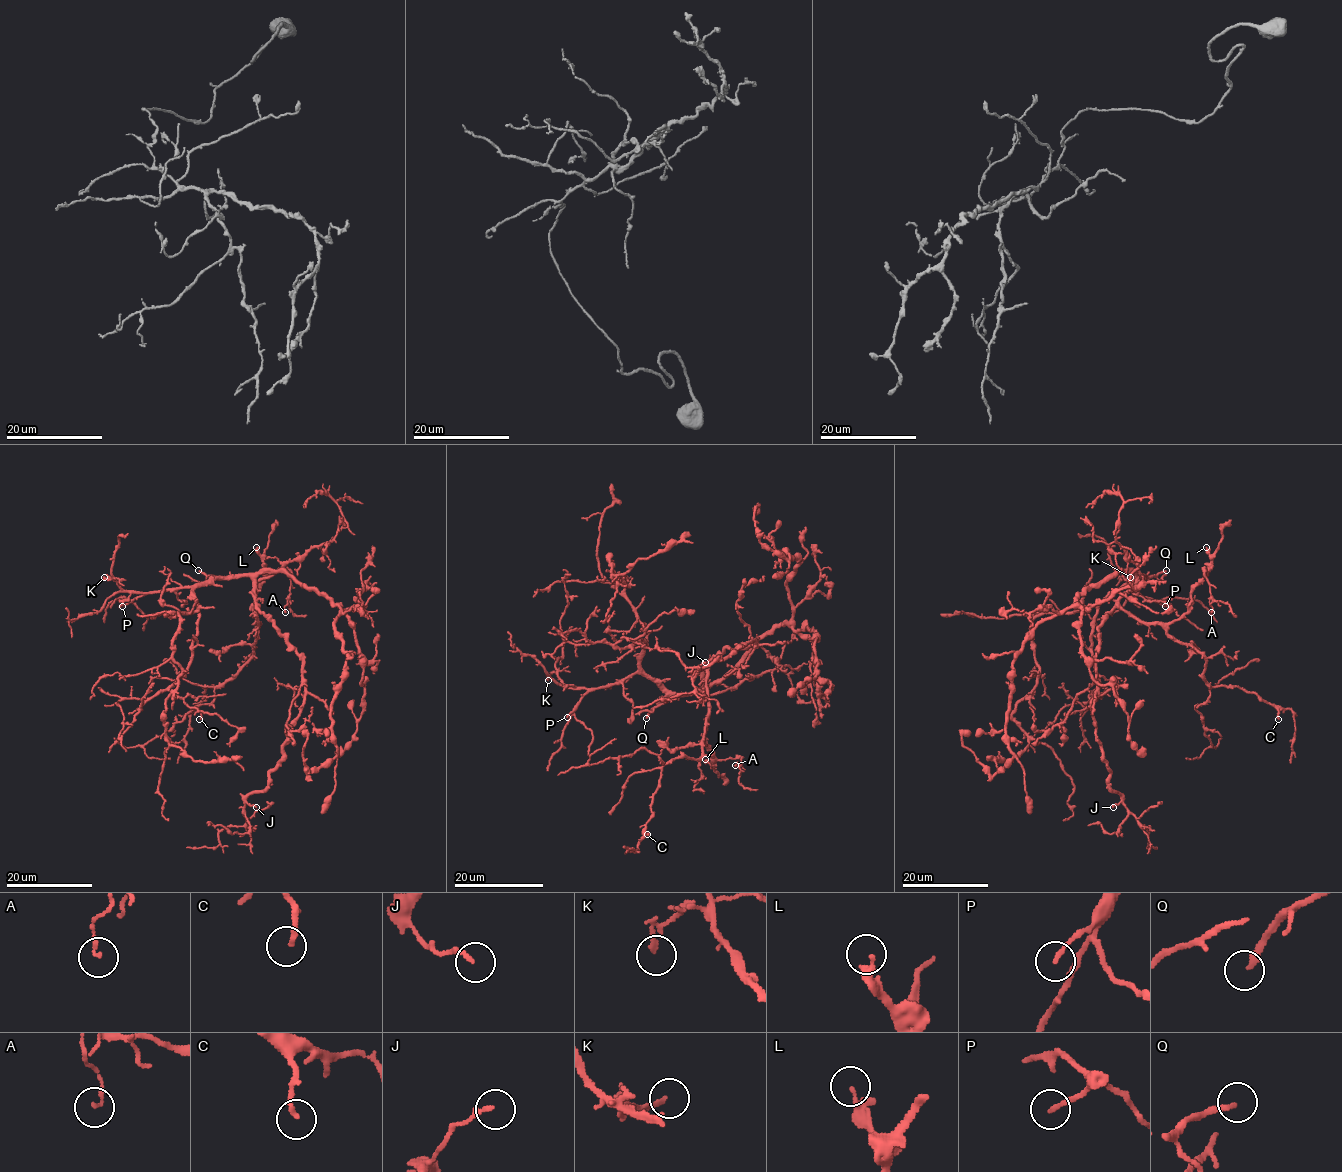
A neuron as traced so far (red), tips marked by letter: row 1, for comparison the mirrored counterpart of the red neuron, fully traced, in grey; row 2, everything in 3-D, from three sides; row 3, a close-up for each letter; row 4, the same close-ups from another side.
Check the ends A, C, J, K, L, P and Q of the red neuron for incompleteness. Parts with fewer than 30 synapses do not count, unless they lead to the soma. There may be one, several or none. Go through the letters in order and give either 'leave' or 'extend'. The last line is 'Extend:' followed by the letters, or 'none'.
A: leave
C: leave
J: leave
K: leave
L: leave
P: leave
Q: extend
Extend: Q

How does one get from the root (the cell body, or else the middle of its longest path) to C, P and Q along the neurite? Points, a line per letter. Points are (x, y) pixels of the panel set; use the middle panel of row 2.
C: (691, 692), (701, 688), (704, 669), (709, 713), (702, 756), (674, 758), (662, 767), (647, 834)
P: (691, 692), (664, 691), (647, 677), (632, 673), (613, 683), (591, 688), (567, 717)
Q: (691, 692), (671, 695), (646, 718)

